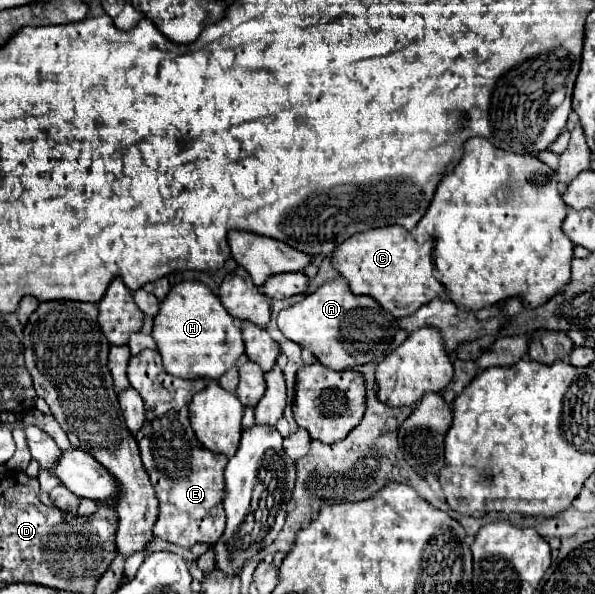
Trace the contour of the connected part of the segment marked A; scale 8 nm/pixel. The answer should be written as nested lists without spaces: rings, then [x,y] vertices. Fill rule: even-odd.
[[[343,276],[325,282],[313,294],[307,294],[301,302],[281,310],[277,316],[283,336],[311,350],[313,356],[331,370],[349,370],[391,352],[397,322],[399,318],[387,314],[375,298],[355,296]]]

